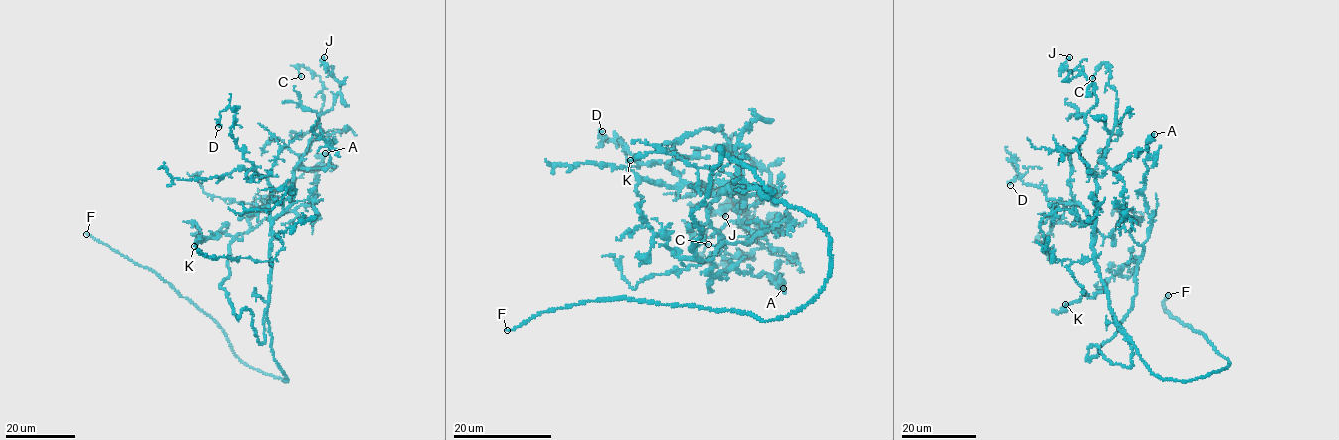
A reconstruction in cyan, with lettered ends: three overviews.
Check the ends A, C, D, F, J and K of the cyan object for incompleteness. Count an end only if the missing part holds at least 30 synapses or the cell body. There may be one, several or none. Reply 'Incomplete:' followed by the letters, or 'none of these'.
Incomplete: F

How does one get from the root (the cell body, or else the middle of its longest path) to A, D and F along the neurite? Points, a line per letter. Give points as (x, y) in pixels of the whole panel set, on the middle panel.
A: (766, 197), (774, 191), (720, 148), (690, 249), (712, 259), (713, 274), (763, 273), (783, 288)
D: (766, 197), (753, 185), (733, 185), (715, 200), (668, 165), (637, 160), (622, 141), (601, 145), (602, 131)
F: (766, 197), (815, 217), (830, 240), (830, 275), (786, 316), (762, 321), (622, 297), (543, 311), (507, 330)

